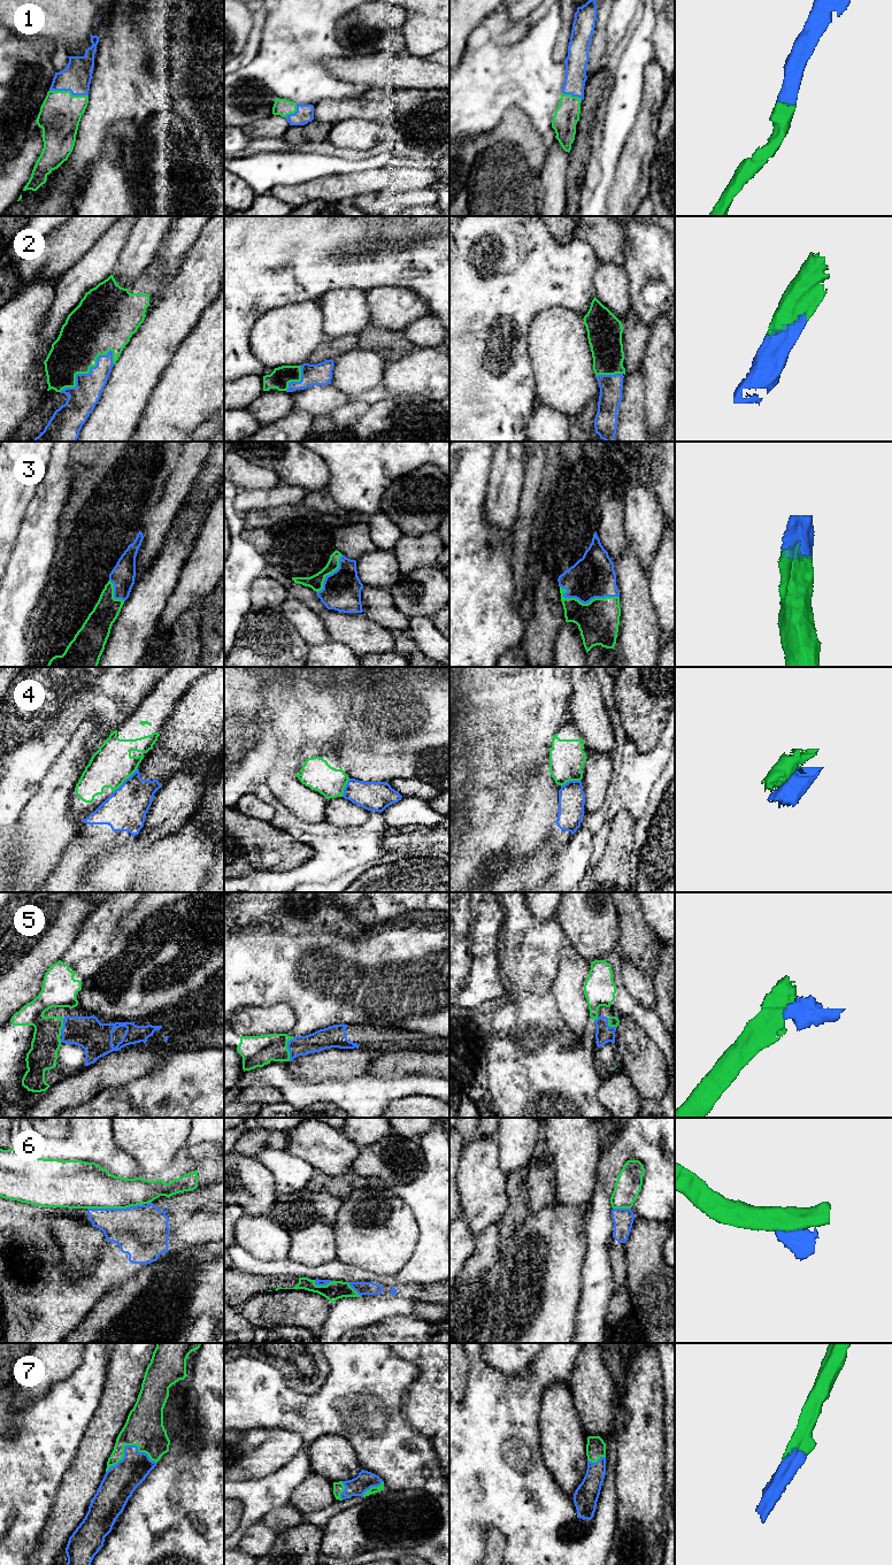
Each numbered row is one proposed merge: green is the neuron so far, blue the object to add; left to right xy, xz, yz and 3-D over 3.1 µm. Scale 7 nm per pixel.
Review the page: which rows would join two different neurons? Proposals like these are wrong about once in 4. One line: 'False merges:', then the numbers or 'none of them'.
False merges: 4, 6

